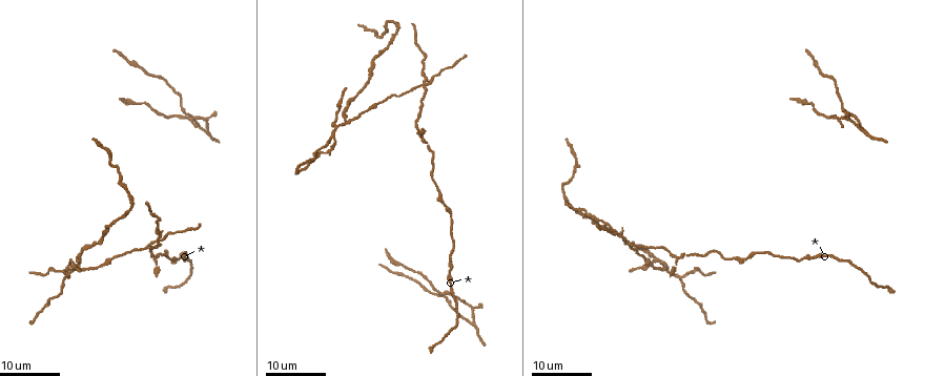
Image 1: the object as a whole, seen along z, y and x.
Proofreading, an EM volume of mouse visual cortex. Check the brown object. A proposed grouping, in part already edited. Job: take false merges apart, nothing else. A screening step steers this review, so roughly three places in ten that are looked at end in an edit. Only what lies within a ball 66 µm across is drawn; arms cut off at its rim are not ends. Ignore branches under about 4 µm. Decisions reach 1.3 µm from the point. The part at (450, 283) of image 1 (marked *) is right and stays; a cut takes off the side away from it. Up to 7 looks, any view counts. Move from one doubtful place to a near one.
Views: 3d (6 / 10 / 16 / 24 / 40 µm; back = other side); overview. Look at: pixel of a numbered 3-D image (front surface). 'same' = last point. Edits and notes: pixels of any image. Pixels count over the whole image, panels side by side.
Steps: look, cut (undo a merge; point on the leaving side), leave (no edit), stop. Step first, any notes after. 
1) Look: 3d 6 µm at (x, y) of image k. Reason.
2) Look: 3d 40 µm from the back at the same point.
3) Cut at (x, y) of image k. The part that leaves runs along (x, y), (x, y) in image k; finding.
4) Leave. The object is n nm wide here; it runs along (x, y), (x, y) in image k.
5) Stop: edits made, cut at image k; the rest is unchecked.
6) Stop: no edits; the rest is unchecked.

Look: 3d 24 µm at (449, 271) of image 1. Thick turns thin.

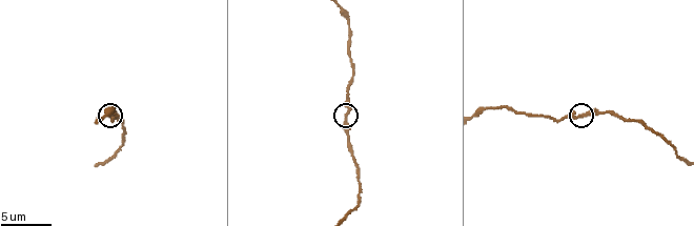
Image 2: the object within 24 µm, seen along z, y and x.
Look: 3d 10 µm at (348, 112) of image 2.

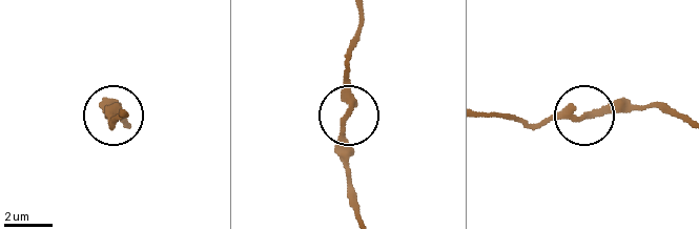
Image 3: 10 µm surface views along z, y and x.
Leave. It runs along (346, 166), (351, 84), (346, 49) in image 3; one neuron here.

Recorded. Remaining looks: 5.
Look: 3d 24 µm at (159, 253) of image 1. Sudden change in width.

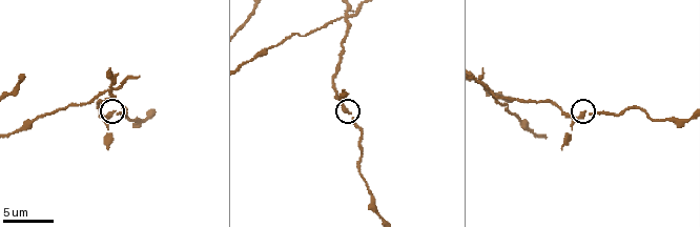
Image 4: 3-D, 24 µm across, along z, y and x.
Look: 3d 10 µm at (584, 109) of image 4.

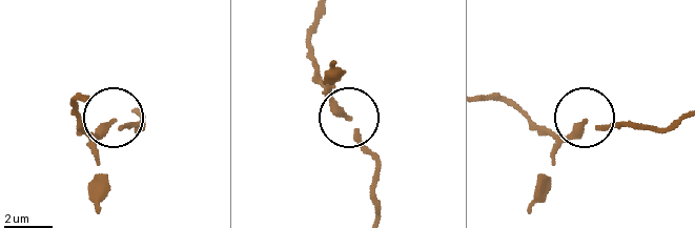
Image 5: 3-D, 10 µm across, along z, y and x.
Leave. Continuous, no second neuron.

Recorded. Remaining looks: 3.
Look: 3d 6 µm at (105, 90) of image 4. Looks like a crossing.

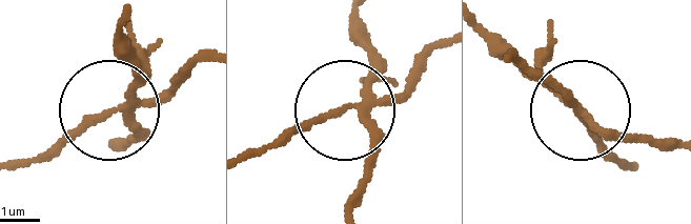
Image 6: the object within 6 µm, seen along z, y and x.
Cut at (79, 129) of image 6. The side arm is 14 µm long; 4 arms meet here; two neurons meet here.

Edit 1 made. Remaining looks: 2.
Stop: edits made, cut at image 6; the rest is unchecked.

